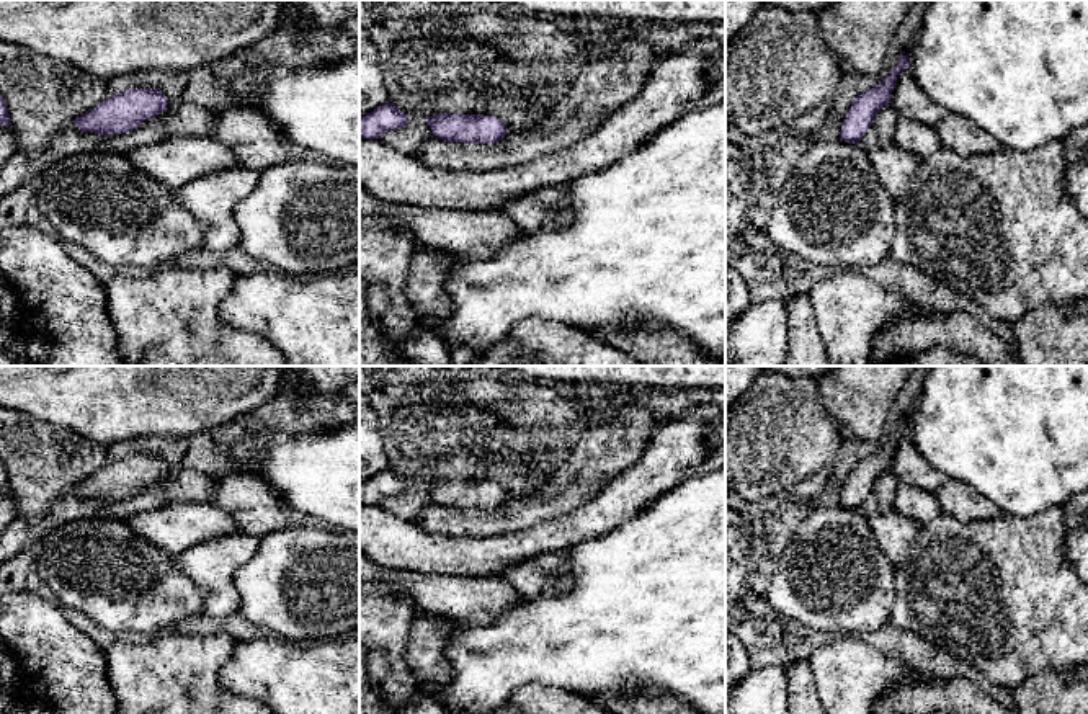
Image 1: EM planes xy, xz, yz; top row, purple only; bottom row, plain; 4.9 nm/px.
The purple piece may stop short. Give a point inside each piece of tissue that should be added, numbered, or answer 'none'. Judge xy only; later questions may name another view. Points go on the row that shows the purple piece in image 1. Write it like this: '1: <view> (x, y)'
1: xy (190, 120)

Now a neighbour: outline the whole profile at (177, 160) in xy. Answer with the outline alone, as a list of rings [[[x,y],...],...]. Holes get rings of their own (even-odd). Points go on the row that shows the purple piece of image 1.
[[[176,136],[136,147],[126,155],[134,168],[172,190],[239,165],[232,152],[211,136]]]

